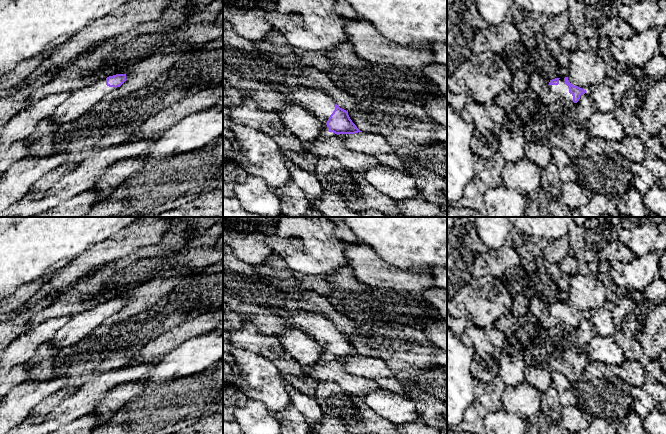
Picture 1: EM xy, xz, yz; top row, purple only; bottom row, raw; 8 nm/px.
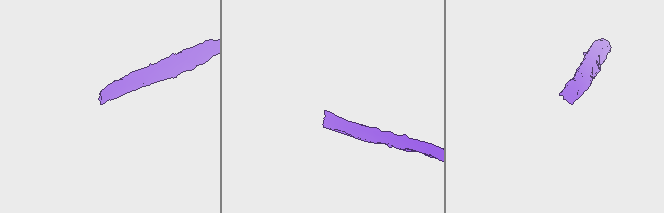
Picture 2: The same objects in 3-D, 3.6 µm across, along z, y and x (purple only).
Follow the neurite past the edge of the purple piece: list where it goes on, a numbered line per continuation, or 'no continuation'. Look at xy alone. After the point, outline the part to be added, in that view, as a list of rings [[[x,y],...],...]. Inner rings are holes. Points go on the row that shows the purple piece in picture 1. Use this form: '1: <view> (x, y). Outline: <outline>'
1: xy (79, 101). Outline: [[[100,77],[88,87],[70,91],[69,97],[56,108],[47,120],[53,124],[61,125],[74,121],[114,89],[116,88],[106,85],[106,78]]]

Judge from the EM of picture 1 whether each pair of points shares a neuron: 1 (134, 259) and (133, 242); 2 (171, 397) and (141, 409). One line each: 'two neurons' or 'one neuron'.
1: two neurons
2: one neuron

